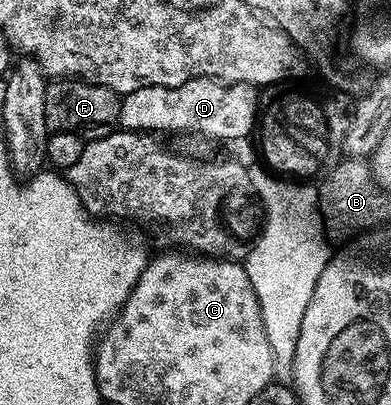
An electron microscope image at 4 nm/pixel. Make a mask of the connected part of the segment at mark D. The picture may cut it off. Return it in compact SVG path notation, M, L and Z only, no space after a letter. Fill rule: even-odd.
M190 79L176 87L146 87L122 96L119 101L119 127L125 131L160 133L159 131L188 131L207 139L243 139L257 127L258 99L256 88L247 83L225 84L214 79Z

